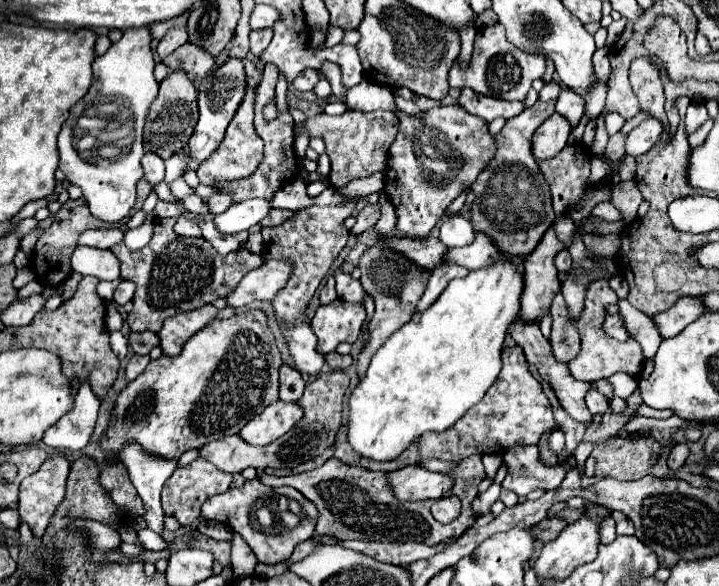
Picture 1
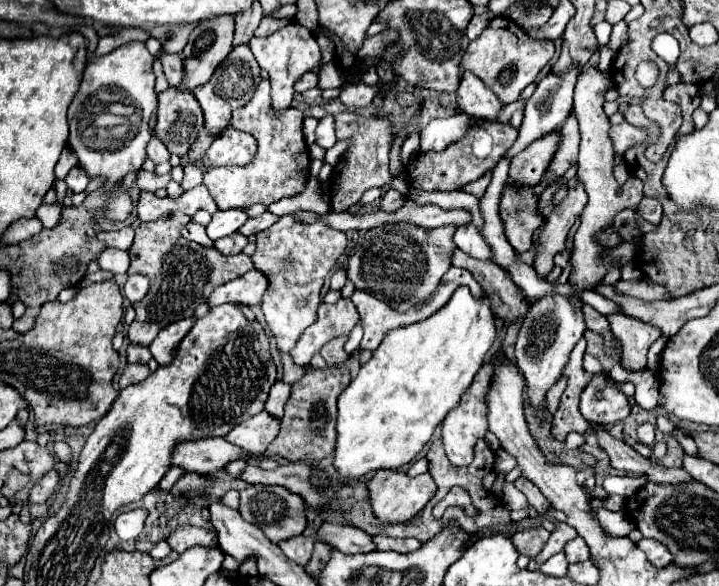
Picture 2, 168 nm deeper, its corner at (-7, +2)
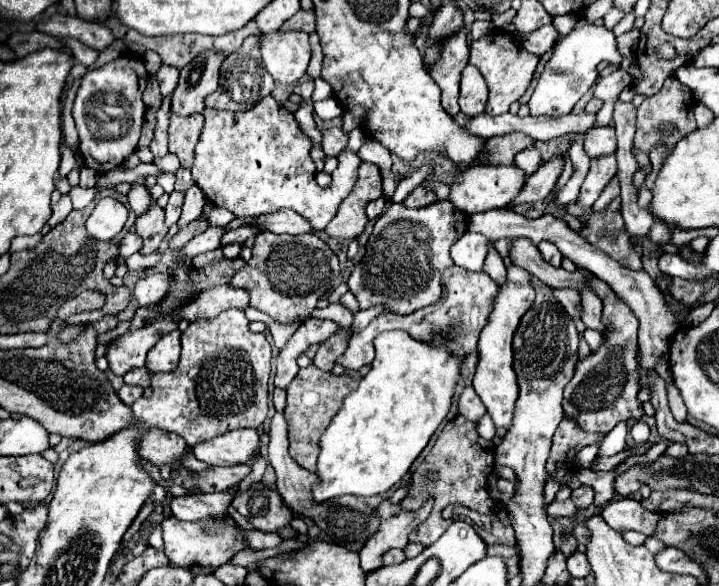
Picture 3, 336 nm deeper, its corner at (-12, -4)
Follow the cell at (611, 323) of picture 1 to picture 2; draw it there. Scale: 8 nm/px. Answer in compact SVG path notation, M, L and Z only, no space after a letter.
M583 305L583 313L585 313L585 319L587 319L587 329L597 331L597 333L611 331L611 329L609 329L609 323L607 323L607 317L605 317L603 313L595 311L595 307Z

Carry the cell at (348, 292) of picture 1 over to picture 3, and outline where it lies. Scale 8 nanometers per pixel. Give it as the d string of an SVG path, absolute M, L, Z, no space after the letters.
M452 265L442 273L442 297L434 305L434 311L424 317L424 321L416 321L416 311L410 315L384 313L384 315L376 317L374 321L370 321L370 325L366 329L362 329L360 333L354 333L350 337L348 349L344 351L342 357L336 359L336 365L342 365L344 369L350 369L350 371L358 371L362 365L372 363L372 359L374 359L372 341L376 335L380 335L382 331L388 331L388 329L404 329L416 341L428 343L432 347L448 349L454 357L464 359L478 345L478 335L488 321L488 313L490 313L492 299L496 297L496 293L498 293L498 285L484 271L474 273L474 271L466 271L466 269Z

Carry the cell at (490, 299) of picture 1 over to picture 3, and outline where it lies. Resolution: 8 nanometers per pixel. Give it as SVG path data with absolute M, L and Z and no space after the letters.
M384 331L374 341L376 357L368 375L360 379L360 385L350 393L338 413L332 417L328 429L320 437L318 453L318 483L312 487L316 503L324 503L342 495L370 497L386 493L394 487L410 469L420 451L428 445L430 437L450 411L454 385L460 377L462 363L446 349L434 349L428 343L414 341L406 331Z

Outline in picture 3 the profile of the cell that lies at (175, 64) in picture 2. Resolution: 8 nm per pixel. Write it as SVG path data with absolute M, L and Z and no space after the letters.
M162 65L160 71L156 73L156 79L158 79L158 85L160 85L160 93L170 95L174 91L174 87L178 85L178 69Z

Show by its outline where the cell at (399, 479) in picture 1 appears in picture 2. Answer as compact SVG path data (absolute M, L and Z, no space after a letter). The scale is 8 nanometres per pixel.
M375 471L375 475L369 479L369 499L373 505L373 511L381 523L397 523L397 521L407 521L415 513L419 513L427 501L435 495L437 487L435 481L431 479L429 473L409 477L405 471Z

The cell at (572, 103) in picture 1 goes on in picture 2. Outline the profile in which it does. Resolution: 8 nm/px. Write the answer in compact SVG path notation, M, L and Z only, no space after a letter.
M571 113L567 117L567 121L563 123L563 127L559 129L561 133L561 145L543 177L543 181L539 185L535 185L535 193L543 193L547 187L547 181L561 177L575 161L577 161L577 151L579 151L579 123L575 119L575 113Z

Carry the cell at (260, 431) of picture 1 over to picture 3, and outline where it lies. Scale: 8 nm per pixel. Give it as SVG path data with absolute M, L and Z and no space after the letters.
M238 429L194 445L192 455L206 465L240 465L248 463L258 449L258 433L254 429Z

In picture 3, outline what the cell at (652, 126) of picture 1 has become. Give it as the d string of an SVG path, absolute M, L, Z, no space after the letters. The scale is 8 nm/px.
M594 127L584 135L584 151L588 157L610 155L616 151L614 129L610 127Z

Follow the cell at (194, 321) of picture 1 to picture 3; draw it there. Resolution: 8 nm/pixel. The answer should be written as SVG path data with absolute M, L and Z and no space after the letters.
M172 331L164 335L146 357L146 369L152 373L160 371L174 371L180 359L180 331Z

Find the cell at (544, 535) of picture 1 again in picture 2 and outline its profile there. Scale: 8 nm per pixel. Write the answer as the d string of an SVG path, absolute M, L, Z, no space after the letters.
M529 527L529 529L523 529L519 533L515 533L511 537L511 541L515 543L515 547L519 549L521 555L529 555L529 557L535 557L541 553L541 549L545 547L547 539L549 539L549 531L545 527Z

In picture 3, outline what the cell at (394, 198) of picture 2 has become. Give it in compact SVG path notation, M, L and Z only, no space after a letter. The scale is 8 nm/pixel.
M420 185L420 187L416 187L416 189L412 191L412 195L404 201L404 205L410 207L410 209L418 209L418 207L426 207L426 205L434 203L436 199L438 199L438 195L436 195L432 189L426 189L424 185Z

